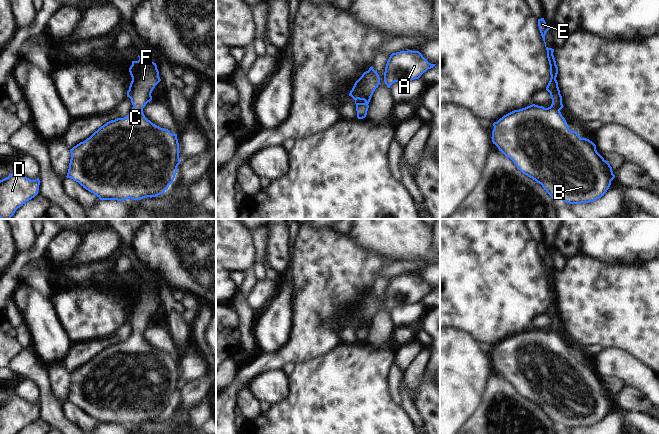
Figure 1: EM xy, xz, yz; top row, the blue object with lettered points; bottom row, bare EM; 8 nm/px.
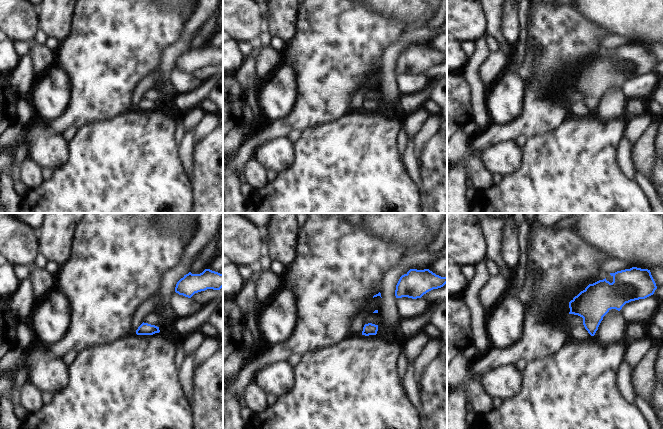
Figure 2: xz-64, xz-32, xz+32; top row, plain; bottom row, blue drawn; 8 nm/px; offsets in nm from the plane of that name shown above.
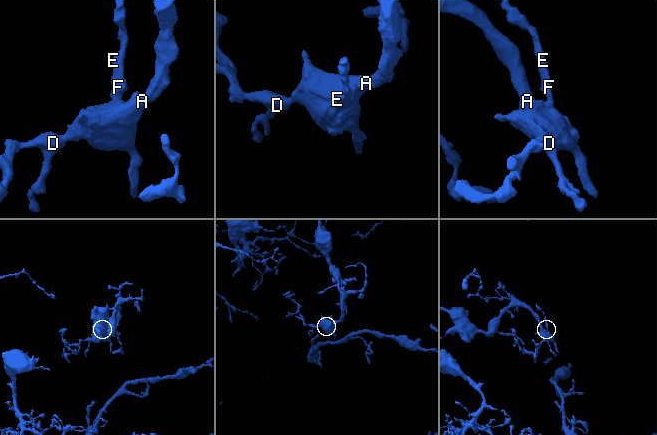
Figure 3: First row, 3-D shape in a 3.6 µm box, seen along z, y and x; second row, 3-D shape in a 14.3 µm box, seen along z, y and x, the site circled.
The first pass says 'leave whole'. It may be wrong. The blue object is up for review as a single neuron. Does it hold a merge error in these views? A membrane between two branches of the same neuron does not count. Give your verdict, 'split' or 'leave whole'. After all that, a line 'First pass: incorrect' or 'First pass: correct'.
leave whole
First pass: correct

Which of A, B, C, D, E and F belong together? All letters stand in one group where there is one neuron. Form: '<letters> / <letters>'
A B C D E F

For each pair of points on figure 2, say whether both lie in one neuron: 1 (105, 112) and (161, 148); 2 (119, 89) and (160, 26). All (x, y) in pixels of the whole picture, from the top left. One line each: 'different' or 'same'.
1: different
2: same

